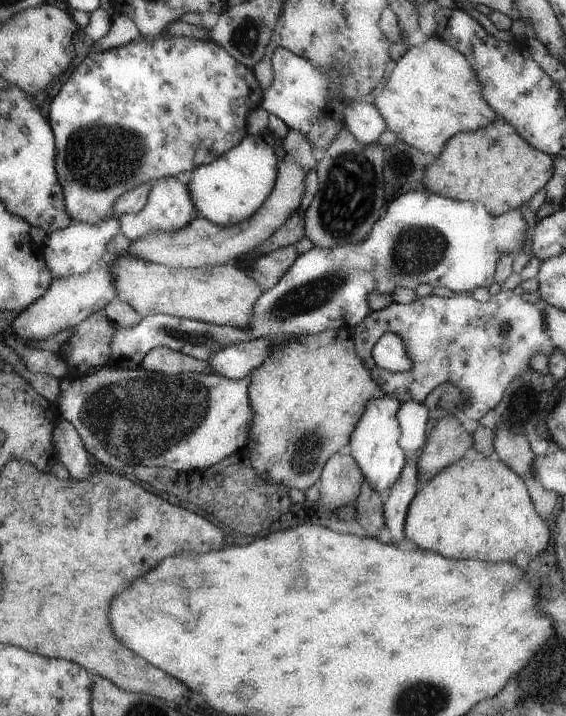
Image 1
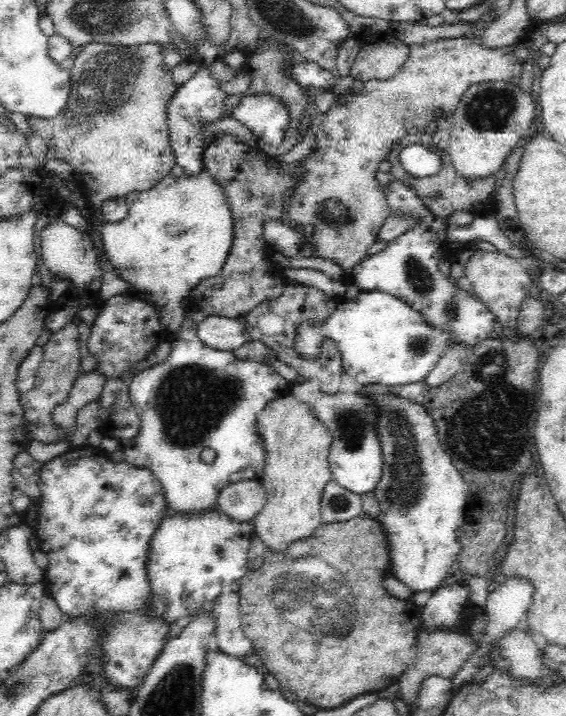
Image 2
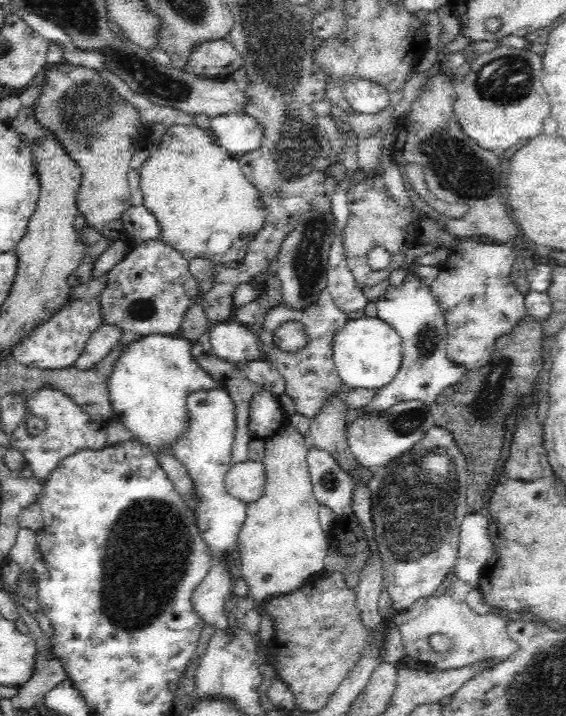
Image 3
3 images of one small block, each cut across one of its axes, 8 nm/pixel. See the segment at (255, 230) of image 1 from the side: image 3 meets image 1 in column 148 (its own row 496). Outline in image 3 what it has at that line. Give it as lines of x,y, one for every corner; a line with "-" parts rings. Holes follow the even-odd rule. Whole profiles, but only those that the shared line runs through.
246,460
234,463
225,478
228,494
243,503
256,502
264,492
266,482
262,462

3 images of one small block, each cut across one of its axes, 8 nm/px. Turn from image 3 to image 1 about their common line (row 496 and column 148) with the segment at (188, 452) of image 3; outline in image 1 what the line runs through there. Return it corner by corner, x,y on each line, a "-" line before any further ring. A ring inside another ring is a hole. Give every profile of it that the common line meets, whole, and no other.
161,177
150,187
147,202
139,212
124,214
118,218
120,232
130,241
157,231
172,233
191,223
196,216
195,212
196,207
189,196
188,185
179,182
175,177

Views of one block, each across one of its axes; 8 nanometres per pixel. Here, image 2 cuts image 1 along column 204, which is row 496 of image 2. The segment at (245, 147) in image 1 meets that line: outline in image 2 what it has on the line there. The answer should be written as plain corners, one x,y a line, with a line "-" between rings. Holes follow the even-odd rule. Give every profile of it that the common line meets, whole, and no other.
191,303
183,306
183,324
175,333
176,338
172,338
167,359
135,375
129,386
130,400
139,414
140,428
134,438
118,439
118,455
131,466
153,472
161,482
166,508
176,513
203,513
217,508
220,491
230,483
246,480
260,482
266,465
265,444
257,432
257,414
270,400
290,394
294,383
276,373
270,360
240,360
232,352
206,346
197,336
198,323
187,315
194,311
194,306
-
204,448
212,448
216,453
210,464
200,461

